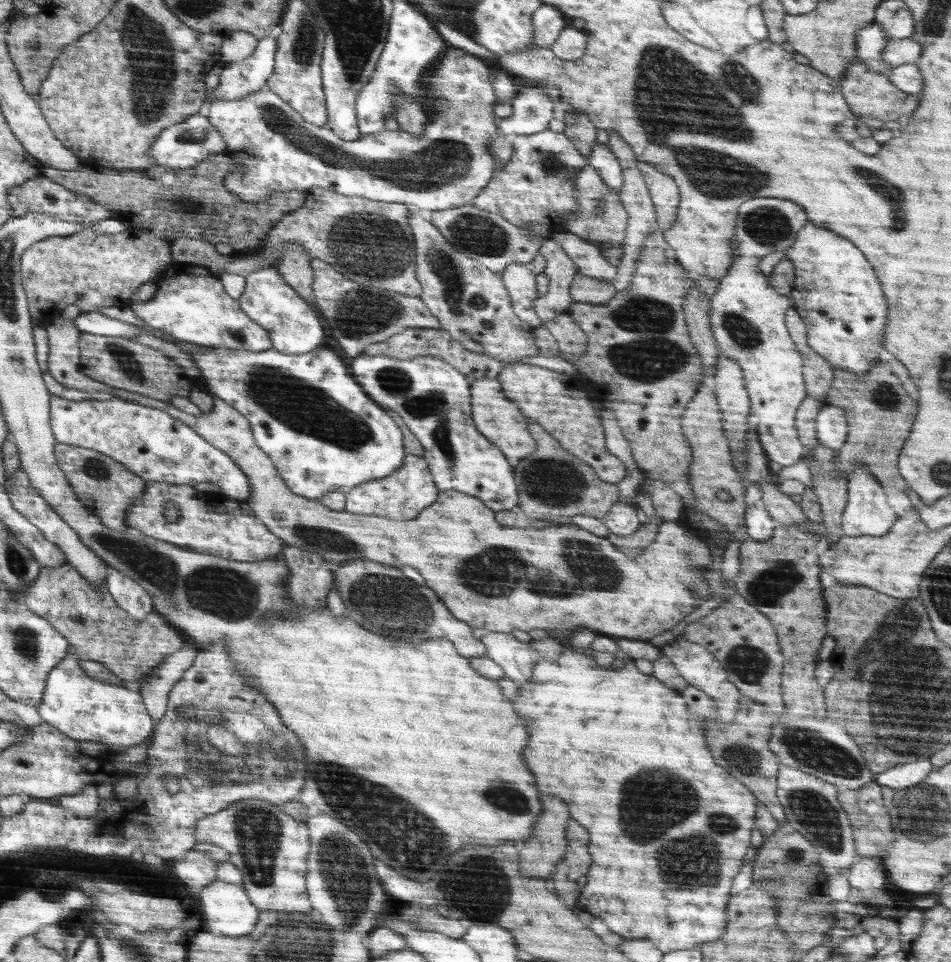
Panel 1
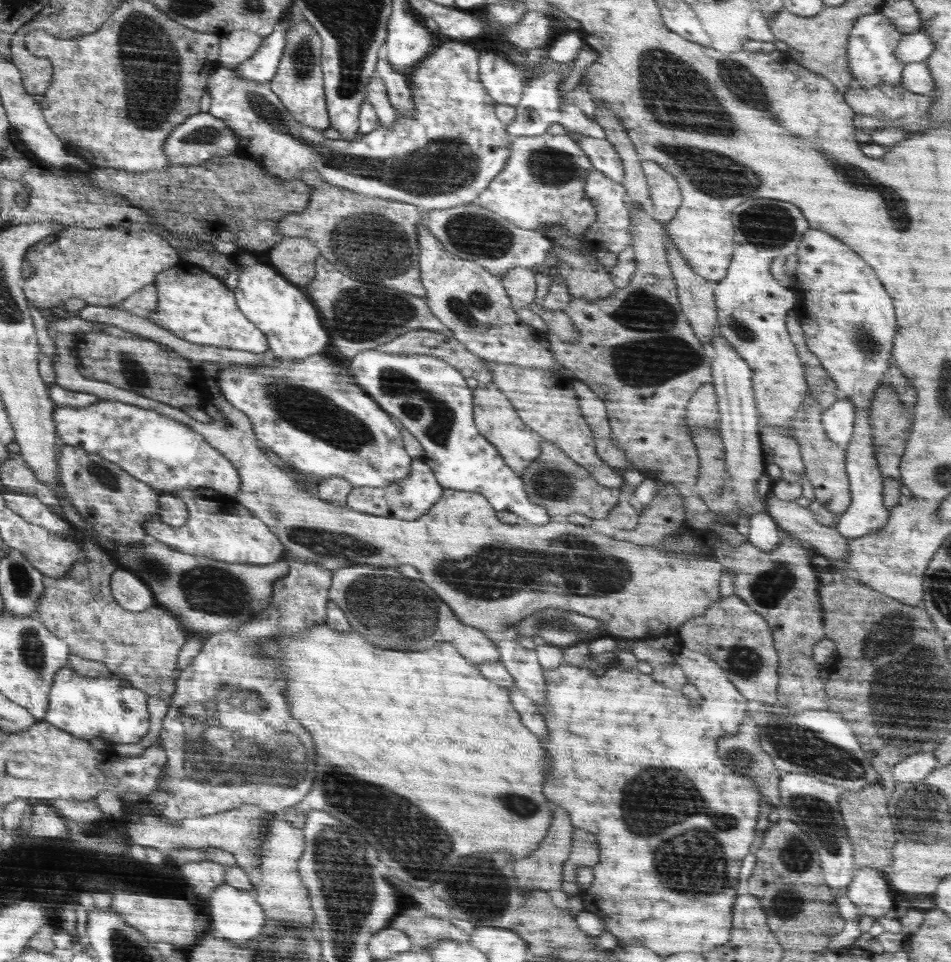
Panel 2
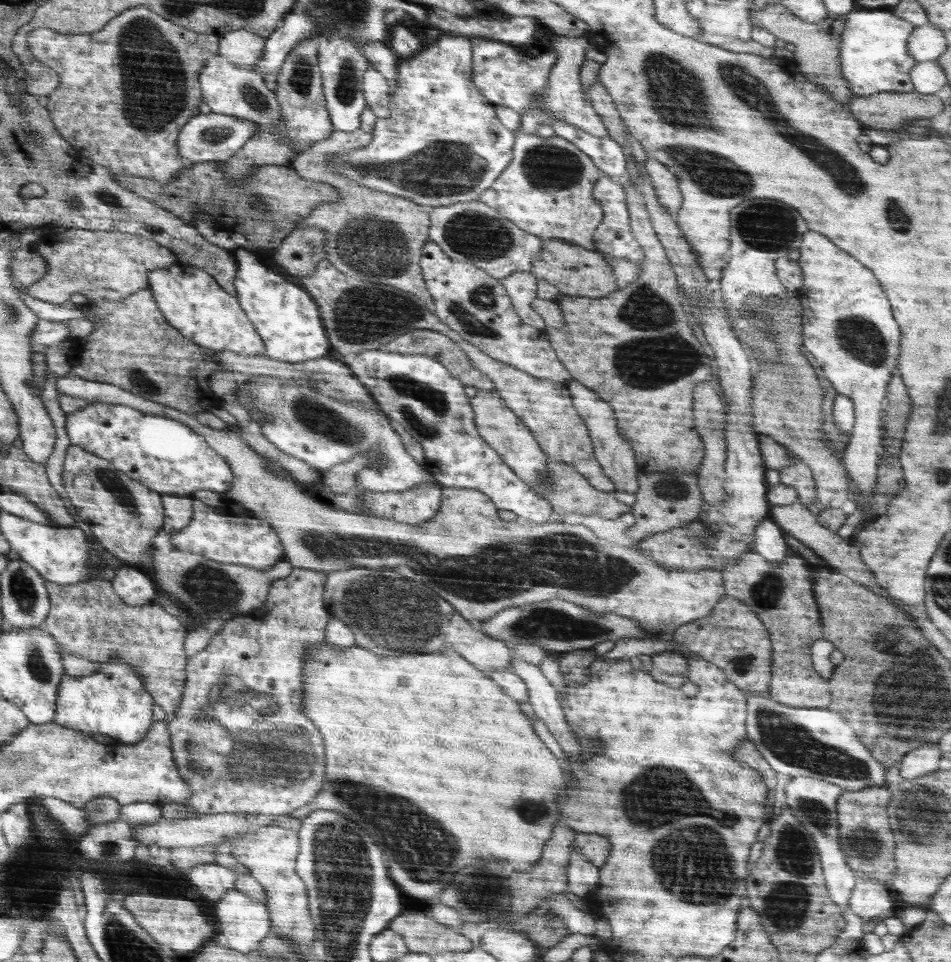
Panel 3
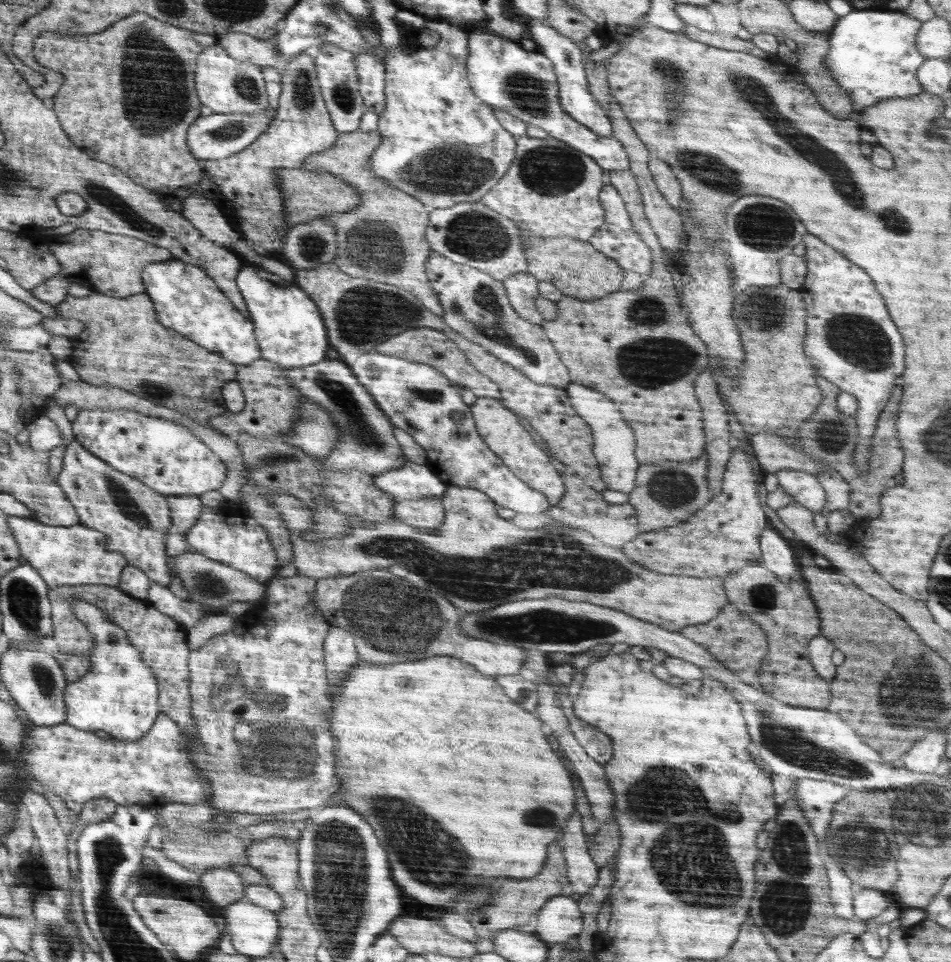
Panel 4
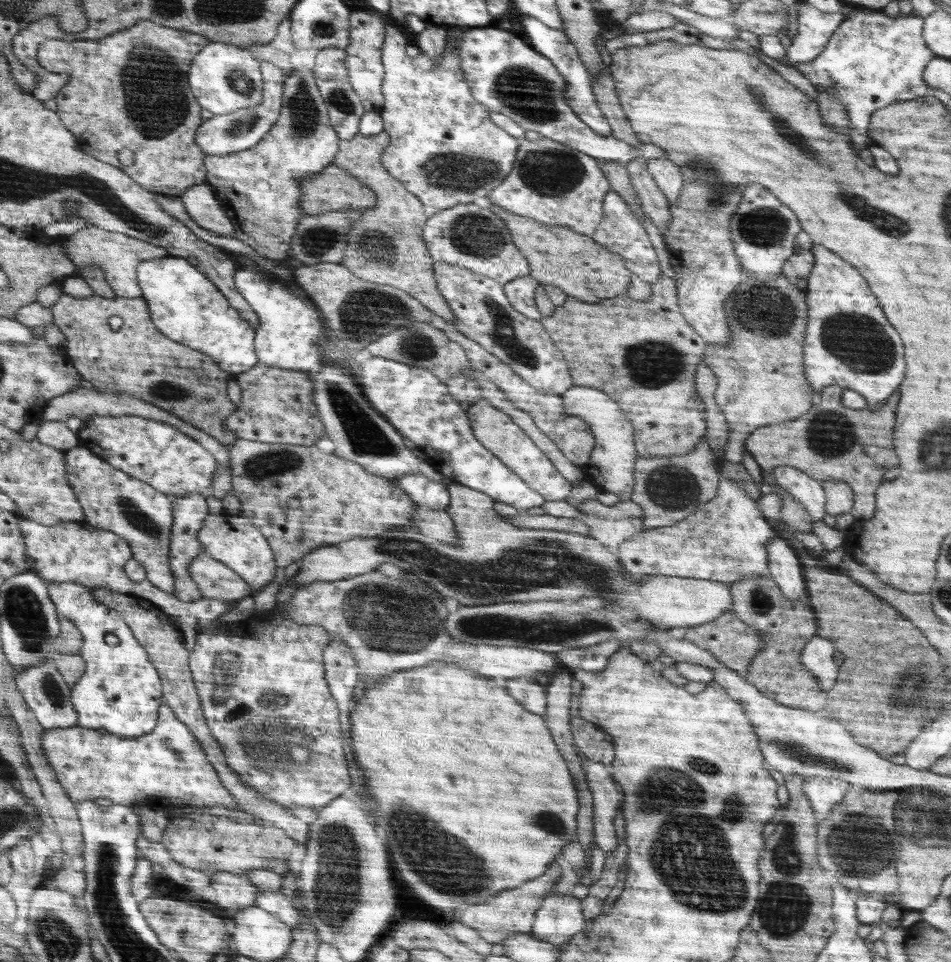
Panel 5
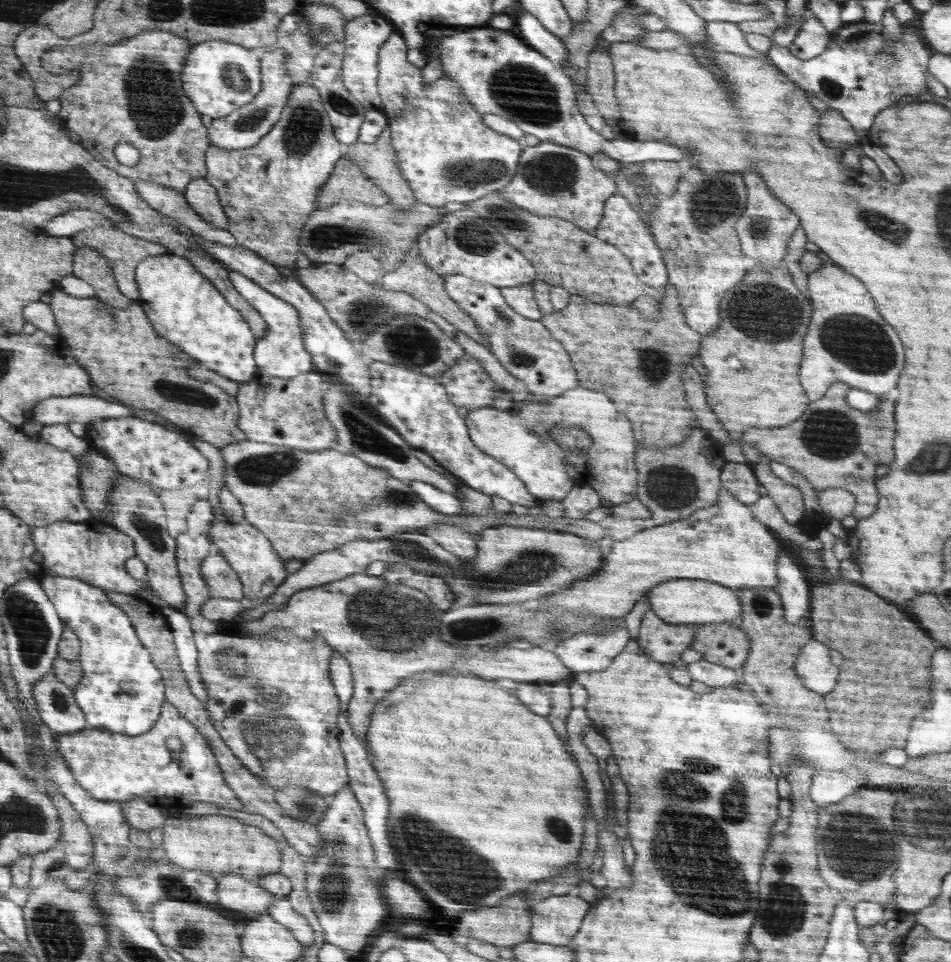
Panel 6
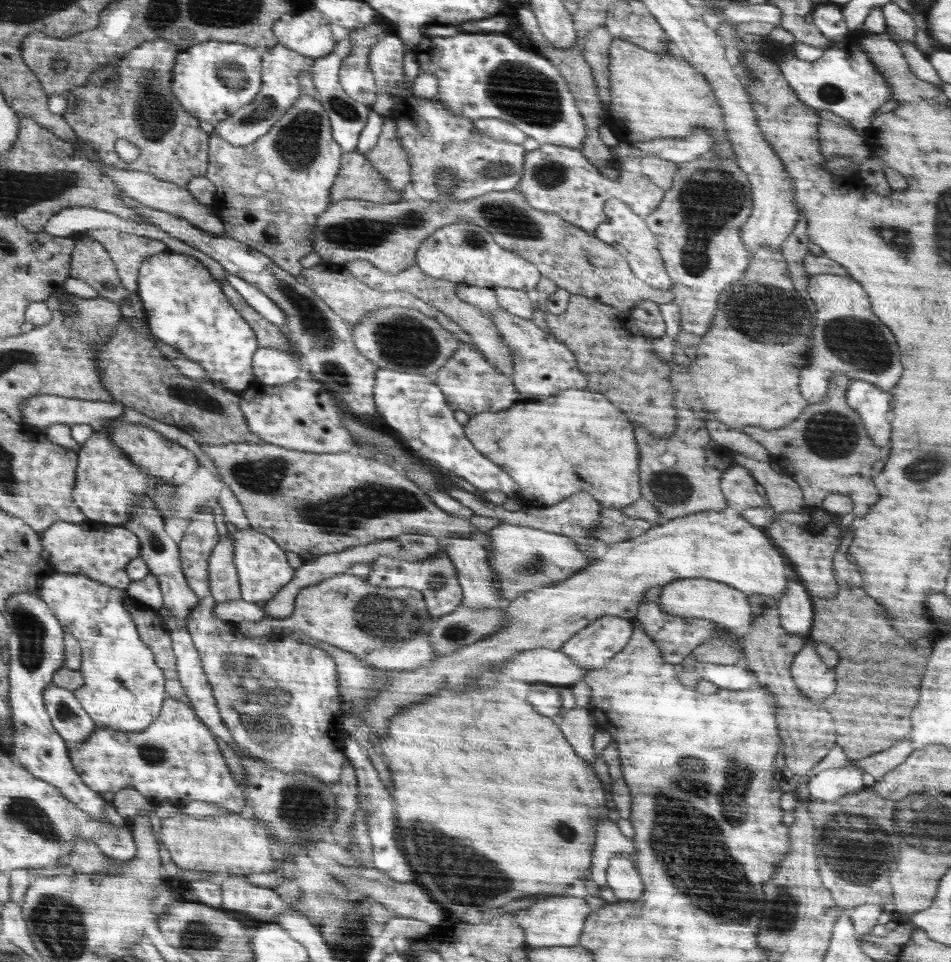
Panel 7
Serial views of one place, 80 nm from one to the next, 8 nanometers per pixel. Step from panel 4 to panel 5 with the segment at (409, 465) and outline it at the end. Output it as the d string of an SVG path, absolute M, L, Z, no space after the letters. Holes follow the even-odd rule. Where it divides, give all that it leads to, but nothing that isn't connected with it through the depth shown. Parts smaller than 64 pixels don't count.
M405 474L393 479L398 488L406 492L406 495L416 503L432 509L444 510L447 512L451 496L447 486L429 479L426 475Z

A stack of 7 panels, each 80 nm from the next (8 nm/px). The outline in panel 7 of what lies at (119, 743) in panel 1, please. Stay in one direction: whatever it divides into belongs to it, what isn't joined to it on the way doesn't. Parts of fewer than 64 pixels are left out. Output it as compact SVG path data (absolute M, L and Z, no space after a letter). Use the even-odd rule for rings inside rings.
M48 574L43 580L39 594L47 602L59 622L67 627L67 632L77 638L81 646L81 665L84 684L73 691L80 706L96 722L98 728L110 728L128 732L140 732L159 718L163 701L166 700L165 676L156 664L152 650L140 640L138 628L132 615L124 608L127 589L108 586L84 574Z

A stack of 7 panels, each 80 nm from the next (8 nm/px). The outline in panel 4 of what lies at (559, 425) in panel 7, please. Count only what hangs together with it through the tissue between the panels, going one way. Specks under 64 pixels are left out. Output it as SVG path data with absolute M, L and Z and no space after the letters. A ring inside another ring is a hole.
M574 381L565 388L576 414L579 414L594 433L594 453L608 490L630 494L635 489L640 462L635 457L635 431L623 418L617 403L589 386ZM478 397L471 405L475 426L483 441L495 451L503 462L525 483L547 496L551 505L556 507L560 498L567 492L567 486L560 472L554 468L546 452L532 438L532 435L520 424L519 418L499 400L490 397Z

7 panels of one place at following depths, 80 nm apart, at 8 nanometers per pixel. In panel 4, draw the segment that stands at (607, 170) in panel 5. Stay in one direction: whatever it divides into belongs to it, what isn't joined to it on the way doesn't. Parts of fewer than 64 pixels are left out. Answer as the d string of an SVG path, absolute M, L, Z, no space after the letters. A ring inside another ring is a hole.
M629 169L608 170L607 179L608 184L615 186L624 198L636 232L650 245L654 253L654 270L652 273L643 274L644 286L632 292L621 289L618 293L591 301L564 295L562 300L556 303L558 316L553 321L544 320L541 326L567 365L572 380L576 384L599 390L618 404L623 418L635 431L635 457L640 464L696 460L704 452L707 441L701 403L695 394L695 386L690 384L694 384L694 380L706 370L710 362L706 356L706 346L704 341L692 332L686 318L682 316L678 290L674 288L665 258L662 258L659 237L647 218L638 179Z

